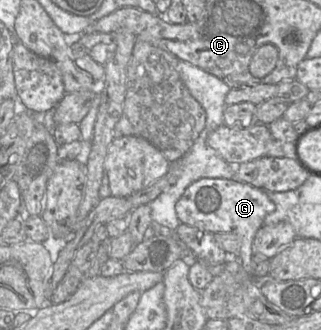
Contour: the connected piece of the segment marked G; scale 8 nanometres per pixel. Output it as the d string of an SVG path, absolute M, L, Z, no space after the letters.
M201 178L191 183L176 202L175 211L181 223L209 233L235 233L240 237L238 260L251 275L252 243L265 217L275 210L267 193L236 179Z

